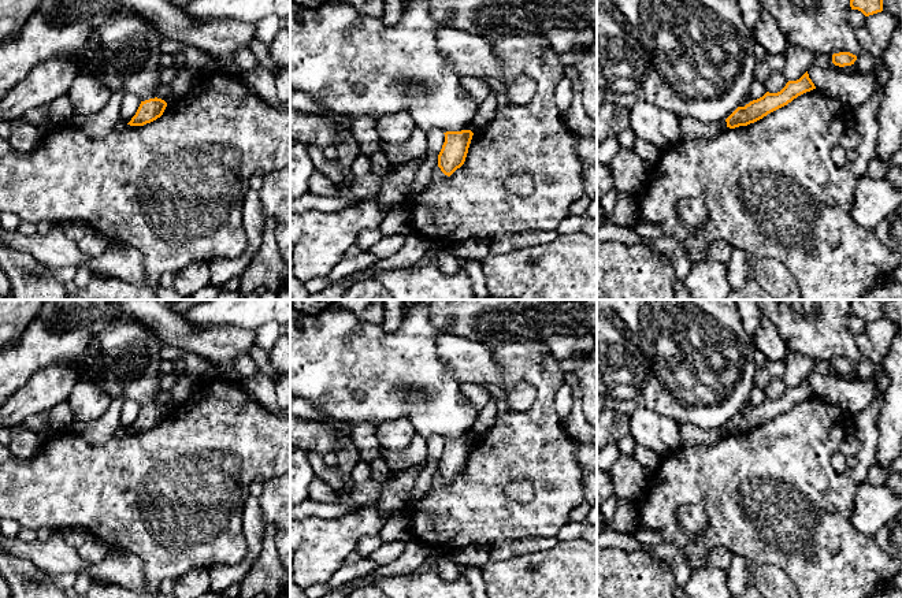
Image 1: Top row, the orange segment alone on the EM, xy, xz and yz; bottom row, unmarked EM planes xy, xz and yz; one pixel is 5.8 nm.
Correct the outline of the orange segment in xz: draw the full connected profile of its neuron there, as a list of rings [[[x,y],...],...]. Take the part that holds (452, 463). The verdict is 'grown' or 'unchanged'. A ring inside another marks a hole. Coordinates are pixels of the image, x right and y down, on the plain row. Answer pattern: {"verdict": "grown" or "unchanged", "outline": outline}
{"verdict": "unchanged", "outline": [[[461,437],[443,441],[445,449],[438,461],[438,473],[445,482],[450,483],[464,471],[474,439],[471,437]]]}

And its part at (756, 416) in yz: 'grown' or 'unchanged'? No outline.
unchanged

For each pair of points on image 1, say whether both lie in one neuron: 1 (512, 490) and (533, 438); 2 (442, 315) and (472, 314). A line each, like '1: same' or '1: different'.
1: different
2: same

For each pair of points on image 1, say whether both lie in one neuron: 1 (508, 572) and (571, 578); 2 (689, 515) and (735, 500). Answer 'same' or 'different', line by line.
1: same
2: different

